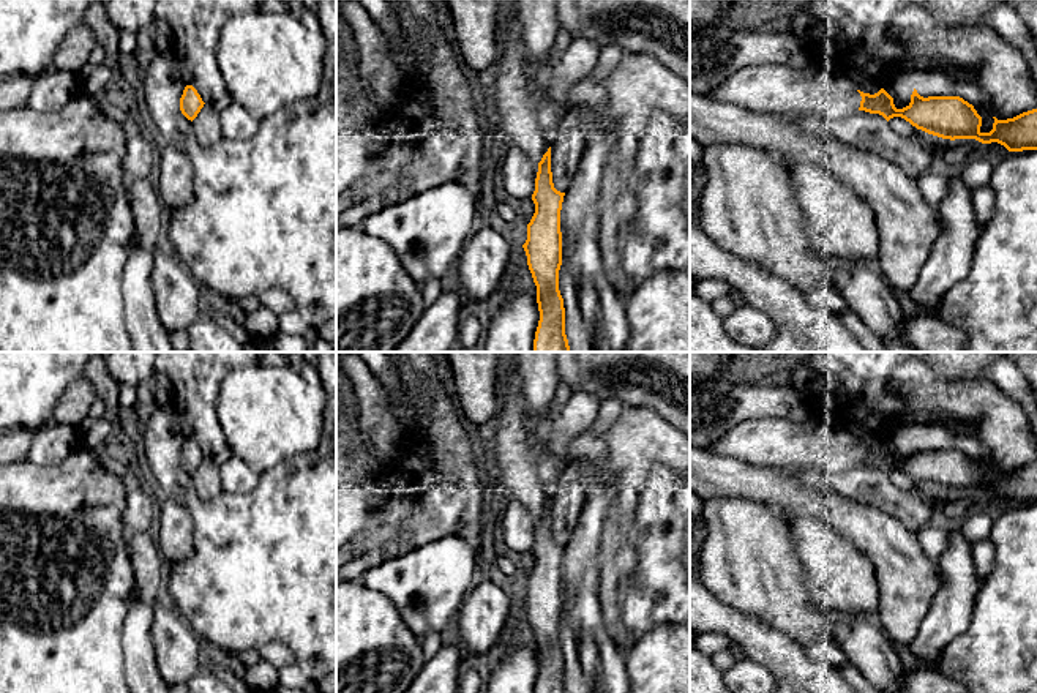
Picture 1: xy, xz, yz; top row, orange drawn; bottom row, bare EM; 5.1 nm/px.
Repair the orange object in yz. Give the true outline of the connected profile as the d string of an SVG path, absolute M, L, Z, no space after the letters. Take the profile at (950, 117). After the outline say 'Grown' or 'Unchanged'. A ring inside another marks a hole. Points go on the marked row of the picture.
M751 65L728 77L706 96L751 112L789 118L803 114L843 118L865 111L879 114L887 122L901 117L917 129L942 139L998 142L1009 152L1037 150L1037 109L1007 120L993 117L993 129L982 133L982 117L960 96L923 98L914 88L911 103L897 109L893 98L884 88L874 95L863 93L851 88L835 73L821 68Z. Grown

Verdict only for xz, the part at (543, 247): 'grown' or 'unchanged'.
grown

